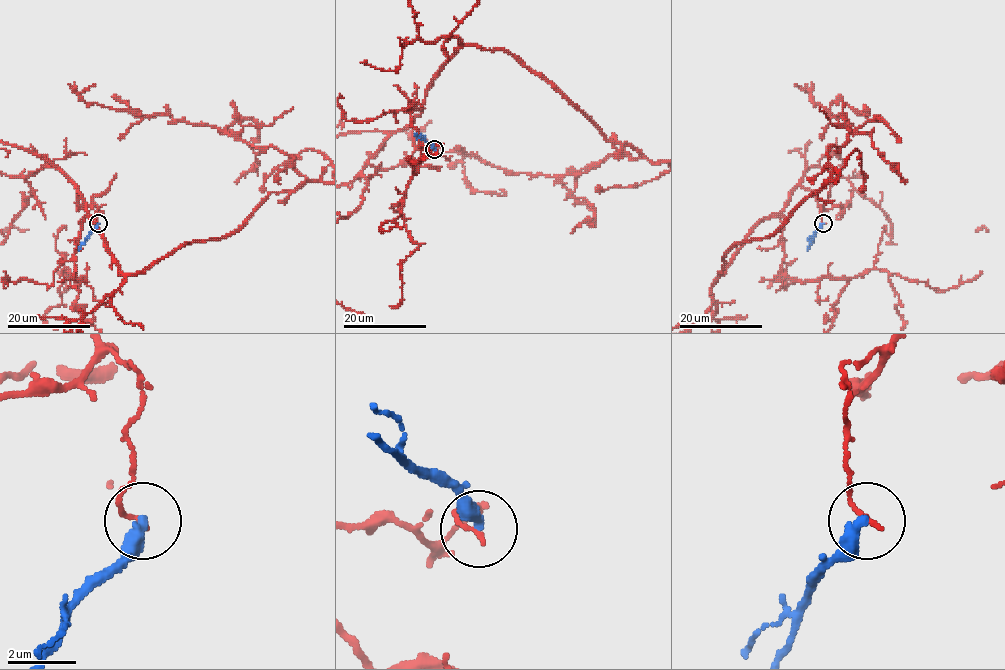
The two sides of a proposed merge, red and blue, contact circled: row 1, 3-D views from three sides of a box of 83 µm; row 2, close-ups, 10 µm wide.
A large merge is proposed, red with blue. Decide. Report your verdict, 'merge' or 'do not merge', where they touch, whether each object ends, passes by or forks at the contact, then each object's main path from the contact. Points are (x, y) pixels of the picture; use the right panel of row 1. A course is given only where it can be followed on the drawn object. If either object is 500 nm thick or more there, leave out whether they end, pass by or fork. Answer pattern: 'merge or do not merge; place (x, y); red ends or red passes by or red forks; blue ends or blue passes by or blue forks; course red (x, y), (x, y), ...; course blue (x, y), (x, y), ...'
do not merge; place (823, 223); red ends; blue ends; course red (823, 223), (797, 186), (720, 274), (832, 175), (850, 127), (834, 101), (863, 104); course blue (823, 223), (808, 250)

